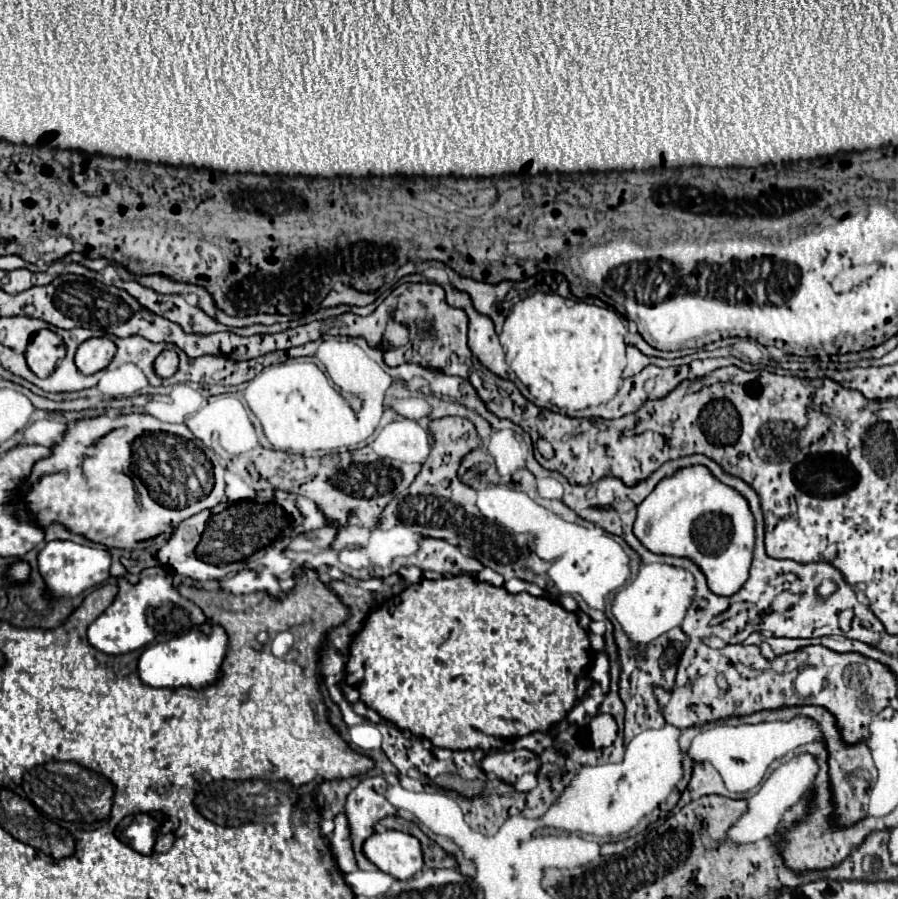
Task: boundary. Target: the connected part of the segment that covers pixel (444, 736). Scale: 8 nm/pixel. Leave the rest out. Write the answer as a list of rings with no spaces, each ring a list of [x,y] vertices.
[[[461,574],[453,578],[439,578],[439,580],[421,579],[419,584],[407,586],[401,594],[385,601],[369,614],[365,620],[365,626],[355,636],[351,644],[351,656],[347,662],[347,682],[357,686],[361,692],[361,700],[373,708],[383,720],[389,720],[401,730],[409,730],[413,736],[425,736],[433,742],[433,746],[449,748],[449,750],[503,750],[507,744],[511,746],[517,738],[533,734],[533,732],[545,732],[549,726],[559,724],[569,710],[575,706],[575,702],[587,692],[591,686],[591,678],[587,678],[587,664],[591,662],[591,644],[589,644],[589,632],[581,628],[579,618],[575,612],[567,612],[561,608],[561,604],[555,604],[547,598],[537,598],[527,592],[511,594],[505,588],[491,586],[487,582],[481,582],[473,578],[471,574]]]

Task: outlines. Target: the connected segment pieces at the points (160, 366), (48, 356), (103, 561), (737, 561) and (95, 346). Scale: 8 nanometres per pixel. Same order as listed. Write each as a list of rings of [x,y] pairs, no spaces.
[[[163,350],[155,360],[155,372],[161,378],[173,376],[177,372],[177,366],[179,366],[179,356],[175,350]]]
[[[39,330],[25,350],[27,366],[39,378],[47,378],[63,356],[65,356],[65,344],[61,336],[57,336],[51,330]]]
[[[53,540],[45,544],[37,559],[40,573],[43,577],[47,575],[47,588],[55,592],[55,598],[75,598],[109,578],[111,554],[103,548],[83,546],[71,540]]]
[[[687,466],[679,468],[673,476],[663,478],[655,490],[637,506],[637,520],[633,528],[635,536],[655,554],[691,558],[699,564],[707,576],[711,592],[719,596],[735,594],[745,580],[749,578],[749,566],[753,558],[755,544],[755,518],[749,508],[749,502],[731,486],[719,482],[707,466]]]
[[[89,338],[79,344],[75,364],[83,374],[95,374],[103,370],[115,356],[115,344],[109,338]]]

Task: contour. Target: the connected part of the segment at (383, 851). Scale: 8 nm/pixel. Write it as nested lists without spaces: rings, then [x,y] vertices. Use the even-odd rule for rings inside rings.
[[[375,832],[363,844],[363,852],[379,870],[397,880],[407,880],[423,868],[421,842],[405,832]]]

